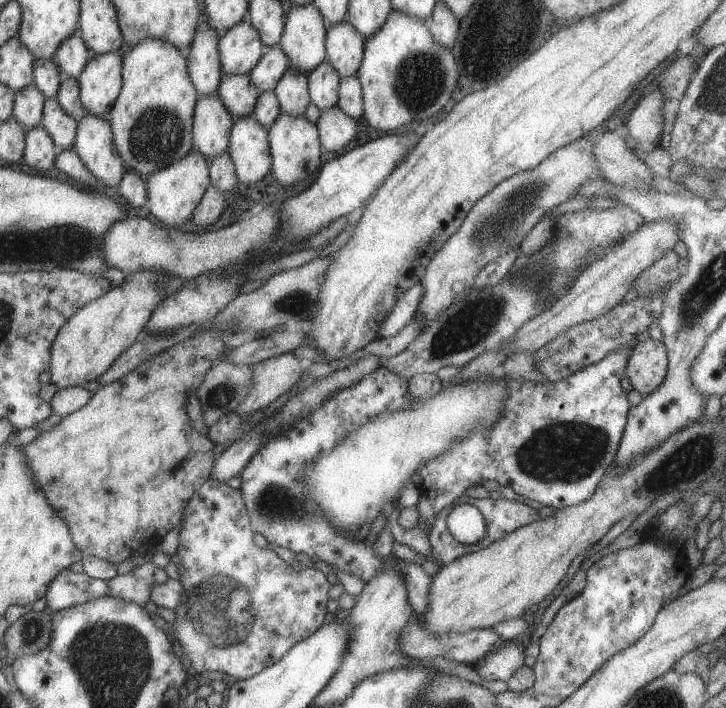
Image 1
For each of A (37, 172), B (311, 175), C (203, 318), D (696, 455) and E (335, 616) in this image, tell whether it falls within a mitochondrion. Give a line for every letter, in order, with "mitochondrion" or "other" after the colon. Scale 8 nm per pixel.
A: other
B: other
C: other
D: mitochondrion
E: other

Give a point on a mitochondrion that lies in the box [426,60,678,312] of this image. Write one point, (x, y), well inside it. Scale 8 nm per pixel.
(497, 226)

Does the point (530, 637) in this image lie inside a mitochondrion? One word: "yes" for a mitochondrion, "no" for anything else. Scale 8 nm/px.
no

